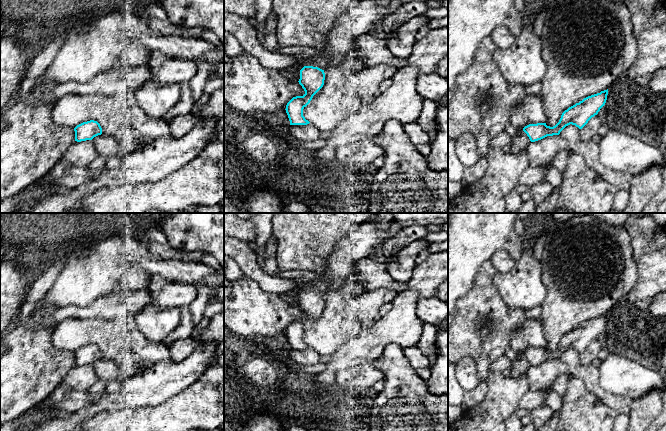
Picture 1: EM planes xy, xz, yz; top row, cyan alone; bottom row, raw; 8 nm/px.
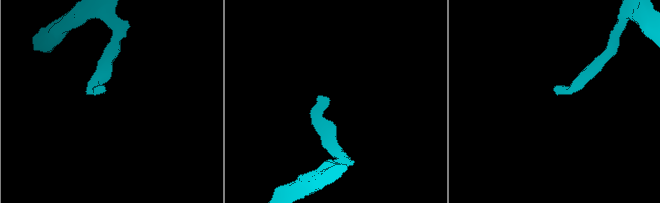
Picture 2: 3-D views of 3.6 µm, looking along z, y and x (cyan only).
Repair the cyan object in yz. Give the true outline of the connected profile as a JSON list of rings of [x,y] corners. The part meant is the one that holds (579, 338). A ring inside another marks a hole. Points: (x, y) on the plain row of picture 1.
[[[608,313],[584,322],[565,334],[559,346],[553,351],[547,350],[546,347],[529,348],[523,352],[523,355],[531,366],[535,366],[547,360],[559,359],[570,348],[582,353],[605,329],[607,319]]]

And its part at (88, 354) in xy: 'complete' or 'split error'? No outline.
complete

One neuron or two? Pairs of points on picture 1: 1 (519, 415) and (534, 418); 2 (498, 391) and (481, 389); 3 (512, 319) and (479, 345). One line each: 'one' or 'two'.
1: two
2: two
3: one

